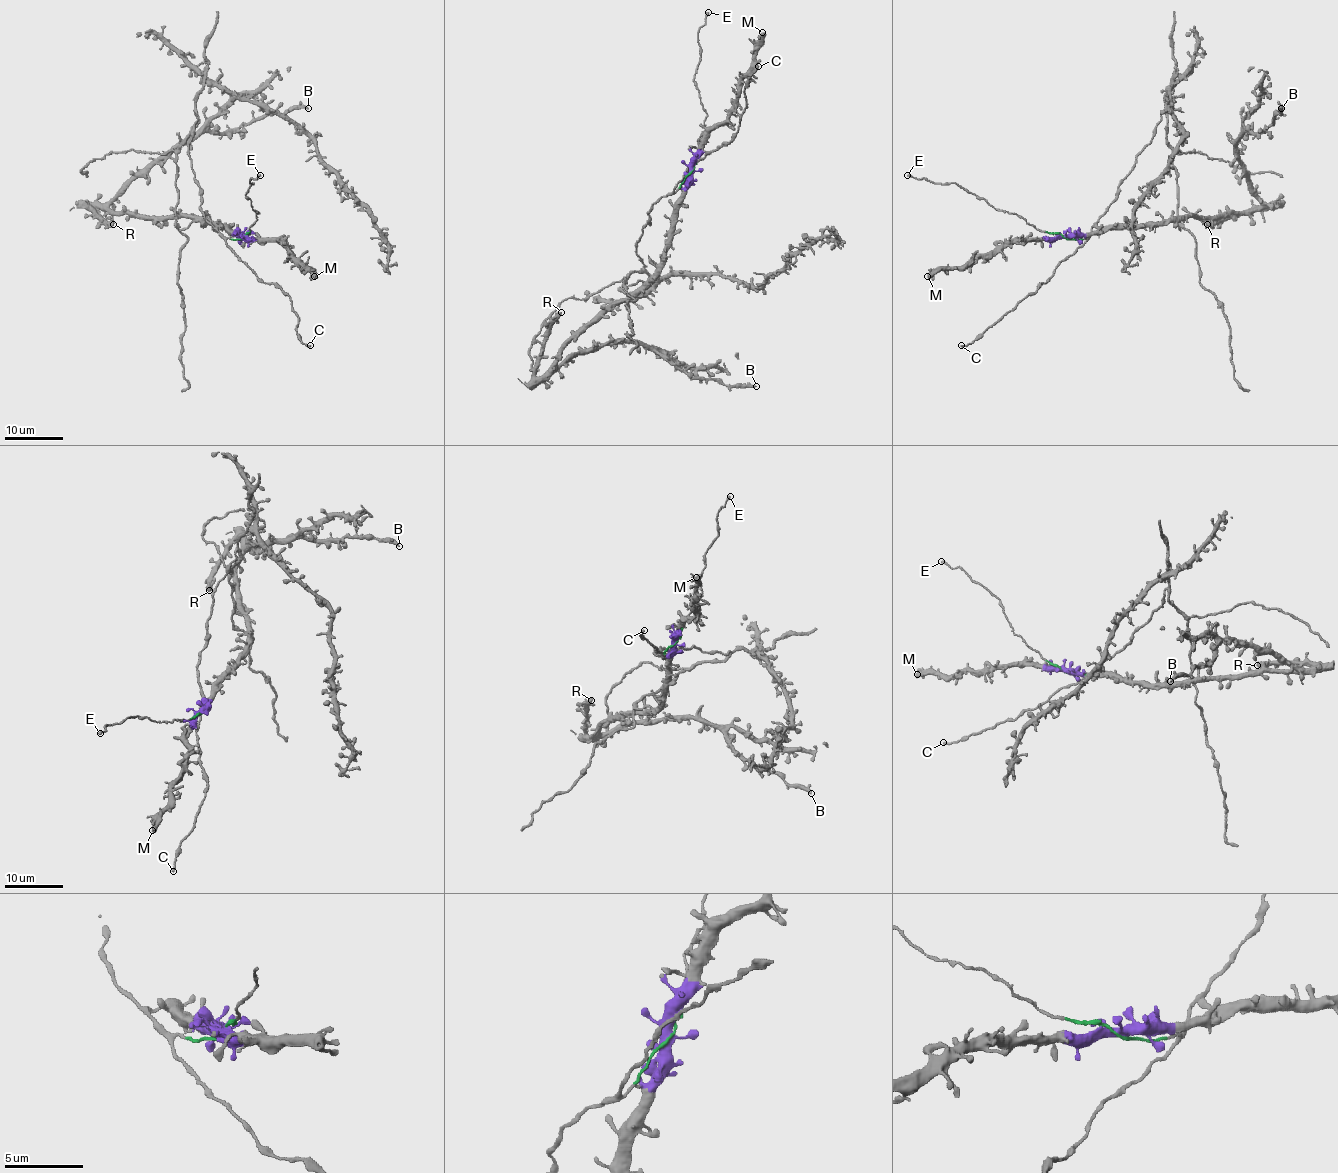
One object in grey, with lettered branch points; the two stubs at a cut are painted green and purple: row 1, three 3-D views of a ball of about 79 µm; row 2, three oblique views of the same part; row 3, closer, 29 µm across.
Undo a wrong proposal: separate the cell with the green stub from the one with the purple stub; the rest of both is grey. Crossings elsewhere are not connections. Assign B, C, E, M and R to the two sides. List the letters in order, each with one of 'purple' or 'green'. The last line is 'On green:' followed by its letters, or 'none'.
B: purple
C: green
E: green
M: purple
R: purple
On green: C, E

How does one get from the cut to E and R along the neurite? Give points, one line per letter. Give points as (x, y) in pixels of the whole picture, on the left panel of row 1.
E: (244, 238), (258, 213), (245, 195), (251, 184), (250, 180), (260, 175)
R: (244, 238), (226, 227), (192, 217), (131, 217), (126, 213), (87, 207), (113, 224)

